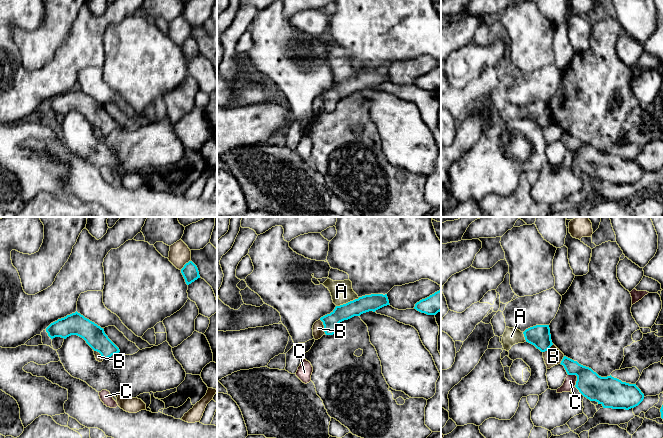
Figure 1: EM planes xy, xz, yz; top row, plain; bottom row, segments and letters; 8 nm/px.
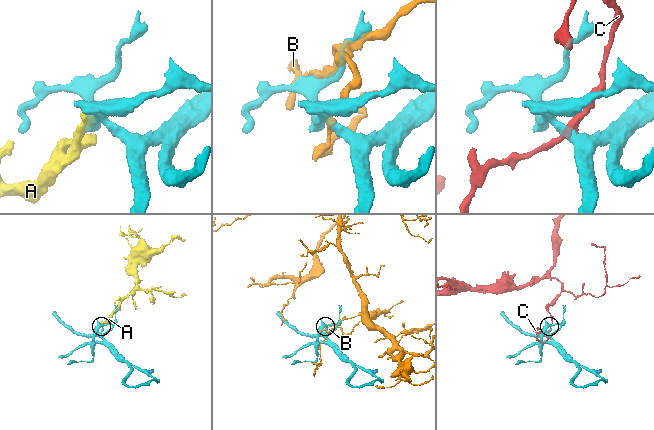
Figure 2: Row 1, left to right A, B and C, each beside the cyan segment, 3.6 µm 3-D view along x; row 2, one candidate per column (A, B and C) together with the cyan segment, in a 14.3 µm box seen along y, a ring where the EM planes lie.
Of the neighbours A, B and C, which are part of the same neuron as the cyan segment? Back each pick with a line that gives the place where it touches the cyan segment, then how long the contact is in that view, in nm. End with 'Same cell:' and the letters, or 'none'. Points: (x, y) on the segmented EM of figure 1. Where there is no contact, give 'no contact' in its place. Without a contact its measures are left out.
A: meets cyan in xz at (348, 302); contact 200 nm long
Same cell: A

